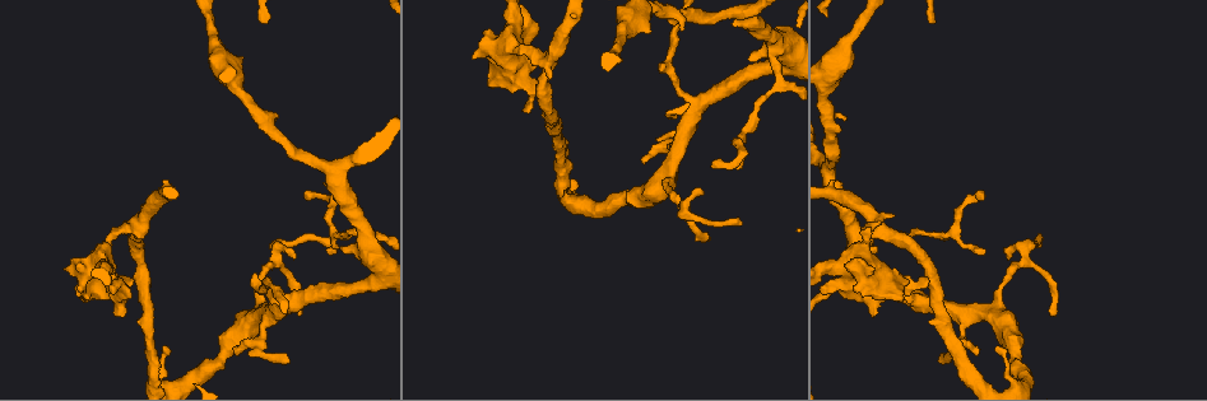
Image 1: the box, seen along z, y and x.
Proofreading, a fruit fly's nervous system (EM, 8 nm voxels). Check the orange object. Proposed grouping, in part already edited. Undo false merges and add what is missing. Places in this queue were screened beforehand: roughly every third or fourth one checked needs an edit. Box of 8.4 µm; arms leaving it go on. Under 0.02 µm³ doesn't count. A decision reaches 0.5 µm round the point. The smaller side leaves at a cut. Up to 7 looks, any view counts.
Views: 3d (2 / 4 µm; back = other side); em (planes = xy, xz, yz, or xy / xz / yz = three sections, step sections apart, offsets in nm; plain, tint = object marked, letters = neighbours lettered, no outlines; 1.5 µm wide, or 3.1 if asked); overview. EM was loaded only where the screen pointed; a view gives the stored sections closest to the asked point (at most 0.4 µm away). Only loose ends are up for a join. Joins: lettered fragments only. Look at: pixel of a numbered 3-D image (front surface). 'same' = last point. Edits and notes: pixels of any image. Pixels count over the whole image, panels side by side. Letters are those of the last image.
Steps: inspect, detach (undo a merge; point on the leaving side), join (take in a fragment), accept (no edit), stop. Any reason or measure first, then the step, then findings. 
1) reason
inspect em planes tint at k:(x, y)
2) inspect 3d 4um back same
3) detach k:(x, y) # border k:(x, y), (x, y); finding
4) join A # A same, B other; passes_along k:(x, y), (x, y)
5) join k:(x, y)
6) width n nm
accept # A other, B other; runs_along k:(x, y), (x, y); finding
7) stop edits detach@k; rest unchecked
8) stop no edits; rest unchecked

thick turns thin
inspect 3d 4um at 1:(546, 60)

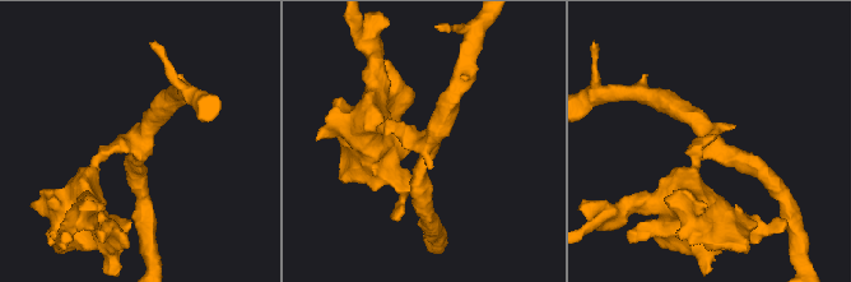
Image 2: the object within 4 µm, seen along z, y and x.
arms 3; arm_widths 200, 240, 280 nm; need the tissue
inspect em yz step 4 tint at 2:(138, 144)

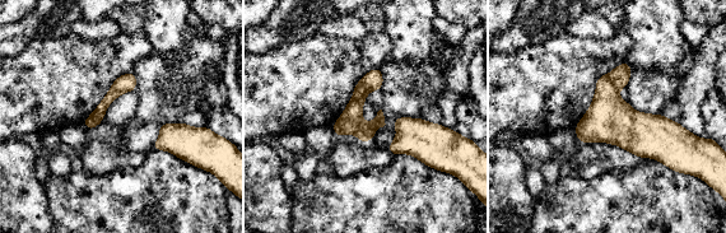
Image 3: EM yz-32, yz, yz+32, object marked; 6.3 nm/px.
inspect em planes letters same

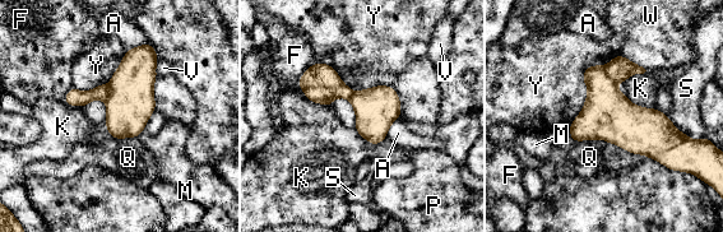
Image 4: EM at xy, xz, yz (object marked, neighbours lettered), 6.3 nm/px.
width 280 nm
detach 4:(619, 69) # A other, F other, K other, M other, P other, Q other, S other, V other, W other, Y other; border 4:(605, 66), (605, 70), (616, 83); a second cell is stuck on

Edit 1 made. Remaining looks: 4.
inspect overview

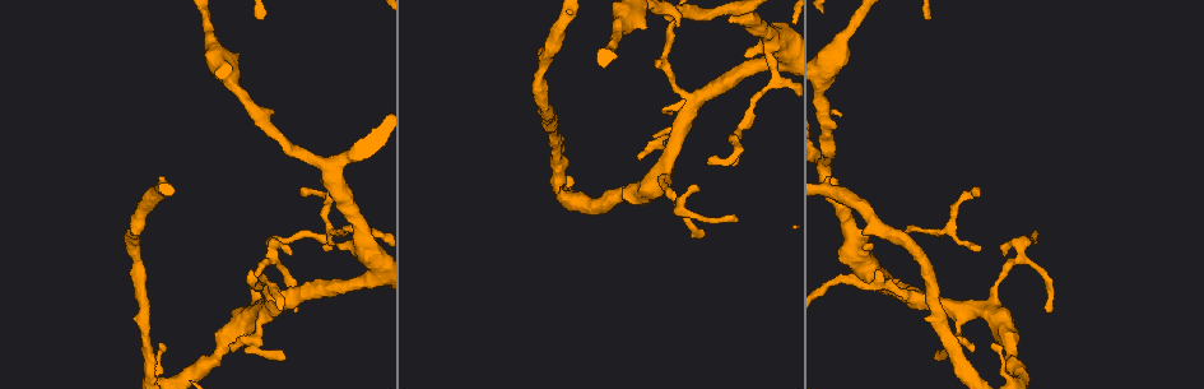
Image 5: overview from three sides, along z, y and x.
abrupt turn
inspect 3d 4um back at 5:(777, 81)

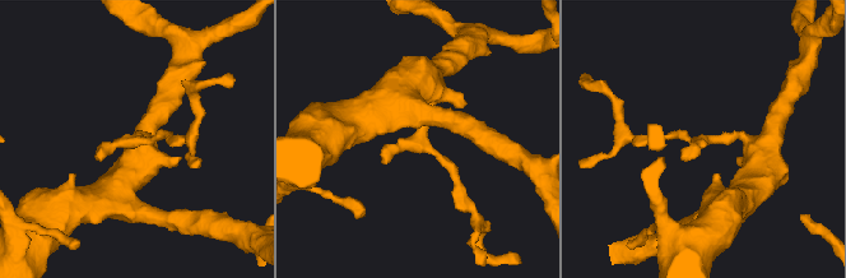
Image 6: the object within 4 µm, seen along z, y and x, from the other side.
inspect em planes tint at 6:(132, 138)

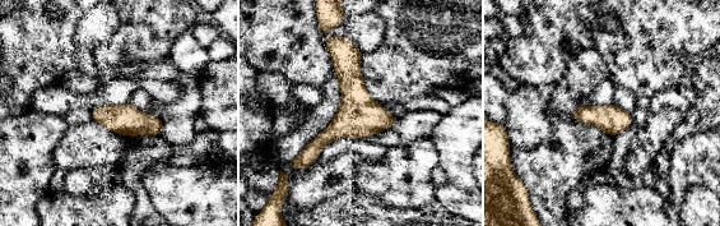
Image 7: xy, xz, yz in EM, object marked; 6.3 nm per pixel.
inspect em planes letters same

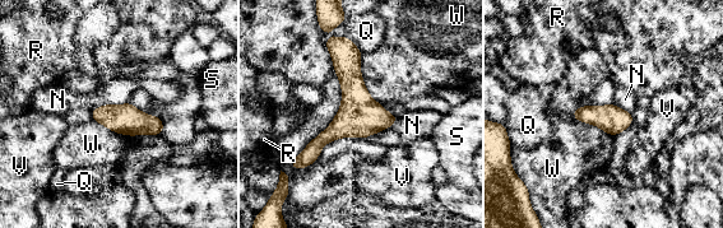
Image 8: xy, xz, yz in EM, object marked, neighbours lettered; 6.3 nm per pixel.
accept # N other, Q other, R other, S other, V other, W other; runs_along 8:(337, 41), (350, 114), (306, 162); one cell here

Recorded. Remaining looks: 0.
stop edits detach@4; rest unchecked

